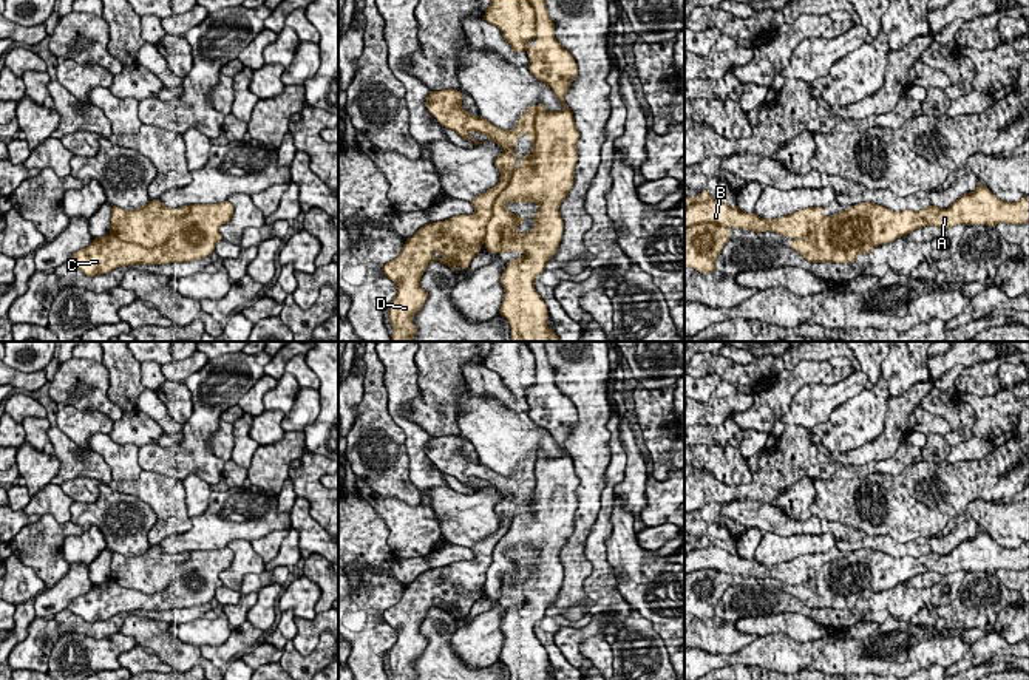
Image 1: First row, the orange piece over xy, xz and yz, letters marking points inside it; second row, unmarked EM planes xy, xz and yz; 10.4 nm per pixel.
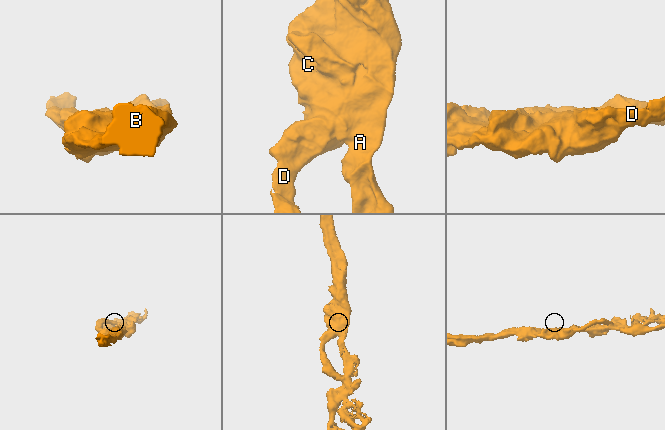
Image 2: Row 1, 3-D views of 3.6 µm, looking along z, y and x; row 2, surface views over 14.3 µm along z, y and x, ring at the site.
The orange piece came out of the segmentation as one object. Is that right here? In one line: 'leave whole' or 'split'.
split

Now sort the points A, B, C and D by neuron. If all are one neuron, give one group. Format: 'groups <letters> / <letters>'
groups A C / B D

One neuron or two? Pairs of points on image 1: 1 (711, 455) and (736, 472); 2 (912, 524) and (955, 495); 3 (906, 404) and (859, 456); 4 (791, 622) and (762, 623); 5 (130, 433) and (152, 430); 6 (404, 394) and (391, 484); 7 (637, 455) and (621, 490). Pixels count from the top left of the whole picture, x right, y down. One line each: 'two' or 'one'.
1: one
2: one
3: one
4: one
5: one
6: two
7: one

